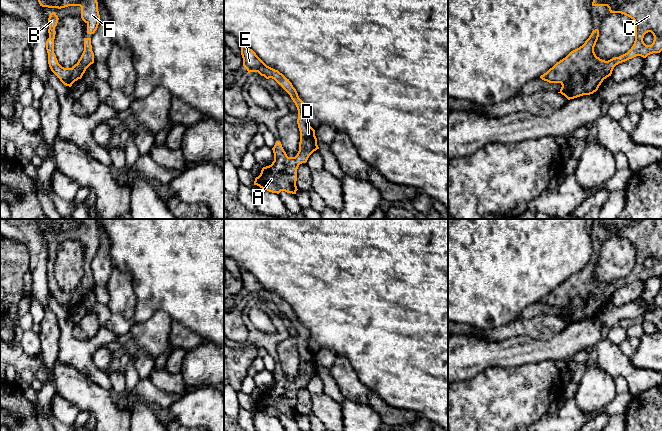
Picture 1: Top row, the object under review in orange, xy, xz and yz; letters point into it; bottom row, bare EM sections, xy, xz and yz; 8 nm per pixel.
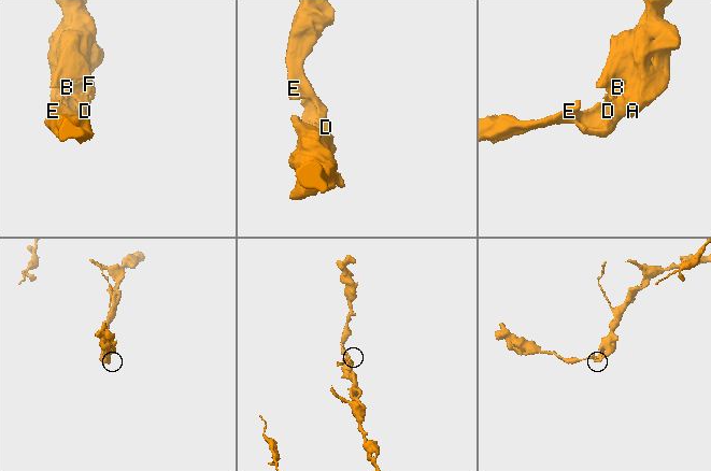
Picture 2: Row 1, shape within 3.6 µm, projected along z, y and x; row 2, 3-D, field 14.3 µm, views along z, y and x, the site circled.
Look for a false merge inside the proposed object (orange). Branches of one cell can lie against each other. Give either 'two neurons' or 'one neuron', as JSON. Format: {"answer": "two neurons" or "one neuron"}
{"answer": "one neuron"}

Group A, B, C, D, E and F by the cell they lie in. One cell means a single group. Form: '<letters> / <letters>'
A B C D E F

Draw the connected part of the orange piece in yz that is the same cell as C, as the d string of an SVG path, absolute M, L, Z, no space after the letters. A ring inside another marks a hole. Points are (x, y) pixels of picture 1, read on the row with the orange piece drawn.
M593 0L592 6L607 6L610 13L621 13L633 19L635 41L627 53L605 61L594 52L599 37L599 30L595 29L582 46L540 76L549 83L560 83L562 87L558 93L568 100L596 92L619 63L662 51L662 0ZM648 32L654 36L651 45L643 41Z

